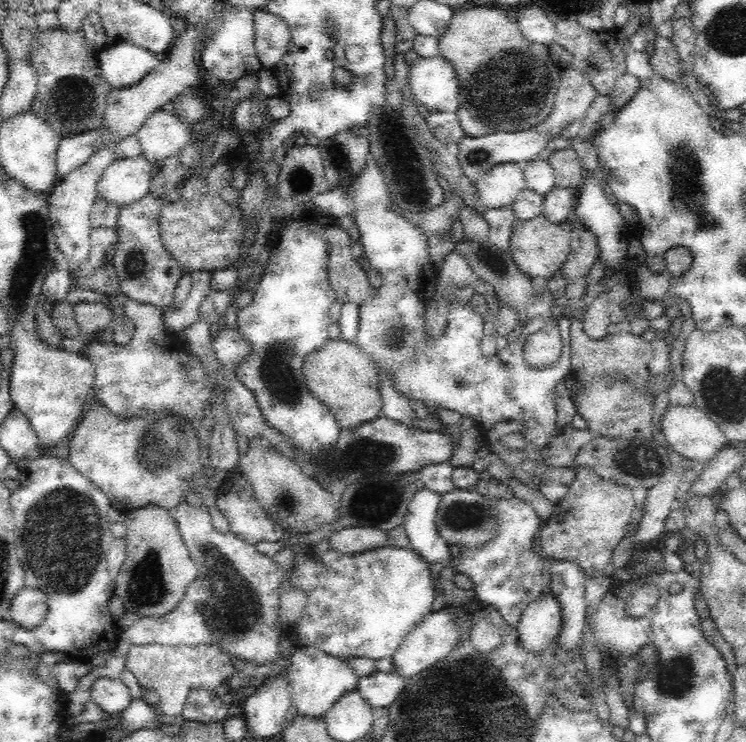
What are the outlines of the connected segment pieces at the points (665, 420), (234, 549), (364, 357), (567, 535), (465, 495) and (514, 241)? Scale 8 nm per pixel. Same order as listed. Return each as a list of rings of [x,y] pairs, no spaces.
[[[693,404],[690,406],[669,405],[663,414],[661,428],[667,444],[674,451],[680,456],[696,461],[700,466],[710,458],[714,458],[714,454],[718,454],[727,445],[722,429]]]
[[[182,500],[176,505],[170,515],[176,521],[182,540],[189,550],[190,556],[196,567],[198,576],[195,579],[194,587],[190,588],[191,593],[180,599],[174,610],[162,616],[148,617],[139,616],[128,628],[120,630],[116,648],[109,654],[104,666],[93,668],[86,676],[83,676],[77,687],[66,694],[67,715],[78,716],[86,708],[86,699],[89,698],[91,685],[99,678],[119,678],[125,669],[125,661],[131,646],[145,644],[162,644],[164,646],[196,646],[212,642],[221,647],[222,650],[230,653],[231,656],[240,660],[246,660],[253,666],[269,664],[278,654],[278,643],[287,631],[283,628],[279,618],[280,588],[289,584],[290,577],[282,574],[278,564],[271,556],[260,553],[253,544],[238,538],[233,532],[221,533],[212,525],[212,518],[205,506],[194,506]]]
[[[342,338],[329,339],[324,346],[306,354],[302,371],[310,394],[334,413],[334,418],[342,429],[353,429],[381,416],[382,395],[378,387],[381,370],[374,363],[374,359],[362,351],[356,343]]]
[[[575,466],[575,478],[568,486],[568,491],[561,500],[554,505],[554,514],[542,522],[541,541],[538,545],[540,557],[548,556],[559,561],[567,560],[576,562],[585,572],[596,571],[598,575],[610,576],[618,570],[614,567],[612,554],[618,542],[626,536],[626,526],[632,521],[632,513],[635,512],[636,502],[631,488],[626,485],[608,481],[598,476],[592,468]]]
[[[452,489],[446,494],[440,495],[439,510],[434,523],[436,529],[446,540],[446,543],[455,544],[460,548],[473,547],[488,542],[497,533],[499,516],[496,515],[494,507],[491,506],[491,498],[471,489]]]
[[[543,214],[529,221],[514,220],[509,241],[509,253],[520,272],[532,280],[542,278],[548,281],[554,278],[571,252],[571,223],[570,219],[566,219],[554,224]]]

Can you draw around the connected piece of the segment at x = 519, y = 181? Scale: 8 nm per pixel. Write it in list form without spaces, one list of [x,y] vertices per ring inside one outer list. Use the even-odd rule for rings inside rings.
[[[504,163],[493,166],[481,176],[476,193],[486,209],[504,208],[511,206],[526,187],[523,165]]]

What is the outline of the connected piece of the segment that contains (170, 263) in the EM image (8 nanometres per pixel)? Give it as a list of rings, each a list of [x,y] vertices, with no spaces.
[[[149,192],[130,204],[119,206],[119,215],[115,227],[117,244],[113,247],[116,256],[112,260],[122,294],[129,300],[150,304],[165,310],[173,307],[175,290],[183,276],[183,269],[173,260],[160,237],[160,212],[166,199],[152,196]]]

